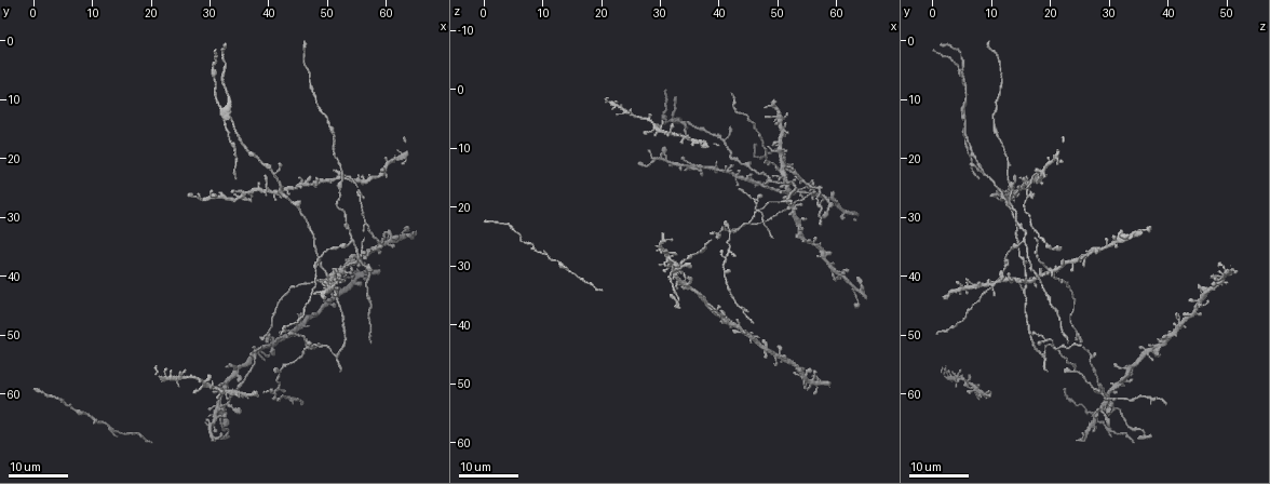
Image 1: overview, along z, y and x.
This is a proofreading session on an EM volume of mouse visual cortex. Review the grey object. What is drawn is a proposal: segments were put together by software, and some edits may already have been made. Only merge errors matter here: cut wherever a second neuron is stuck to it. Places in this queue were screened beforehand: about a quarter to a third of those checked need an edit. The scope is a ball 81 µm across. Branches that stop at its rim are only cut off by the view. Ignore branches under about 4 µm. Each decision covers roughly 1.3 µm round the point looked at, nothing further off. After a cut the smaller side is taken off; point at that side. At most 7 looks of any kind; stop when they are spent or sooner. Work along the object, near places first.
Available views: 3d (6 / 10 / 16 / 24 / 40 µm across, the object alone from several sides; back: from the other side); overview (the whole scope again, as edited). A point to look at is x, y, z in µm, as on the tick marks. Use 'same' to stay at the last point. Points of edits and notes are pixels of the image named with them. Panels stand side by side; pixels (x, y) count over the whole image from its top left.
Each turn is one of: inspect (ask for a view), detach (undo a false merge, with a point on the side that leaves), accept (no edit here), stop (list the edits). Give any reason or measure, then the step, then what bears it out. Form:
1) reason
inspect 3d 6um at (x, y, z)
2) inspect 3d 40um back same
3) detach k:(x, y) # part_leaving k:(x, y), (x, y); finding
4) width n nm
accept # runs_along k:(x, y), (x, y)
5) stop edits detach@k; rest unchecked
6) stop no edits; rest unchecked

sudden change in width
inspect 3d 24um at (41.5, 56.0, 24.0)

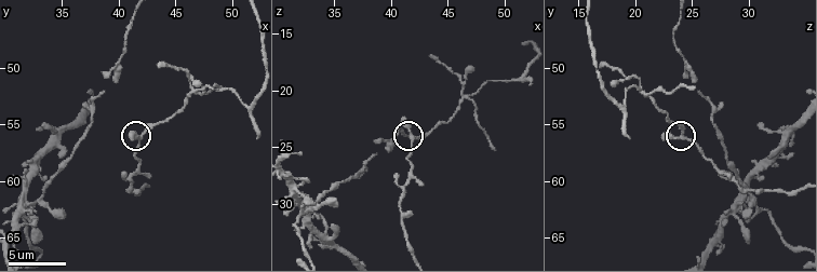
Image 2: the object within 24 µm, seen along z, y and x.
inspect 3d 6um at (41.8, 56.0, 24.0)

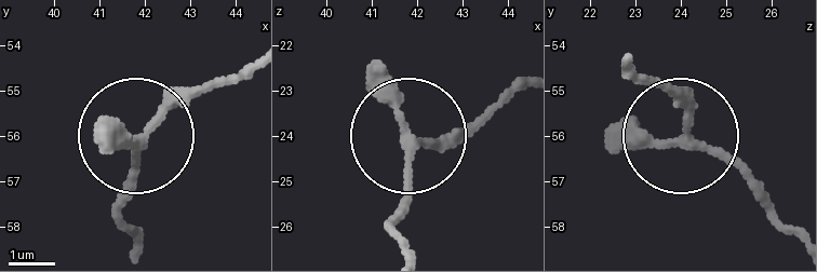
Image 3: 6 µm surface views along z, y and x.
arms 3
accept # runs_along 3:(526, 89), (414, 143), (411, 196), (391, 228); continuous, no second neuron

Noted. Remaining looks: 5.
four-way junction
inspect 3d 10um at (46.4, 51.8, 20.8)

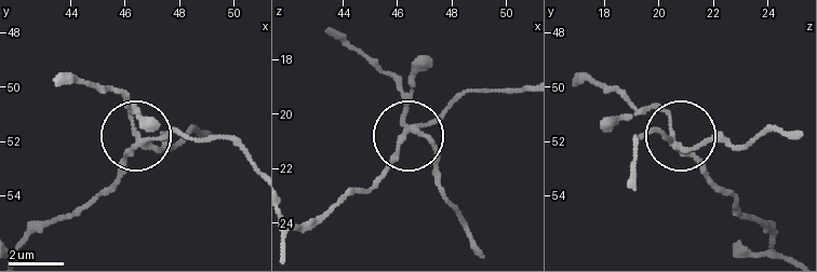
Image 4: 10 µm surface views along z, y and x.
inspect 3d 6um at (46.4, 51.9, 20.5)

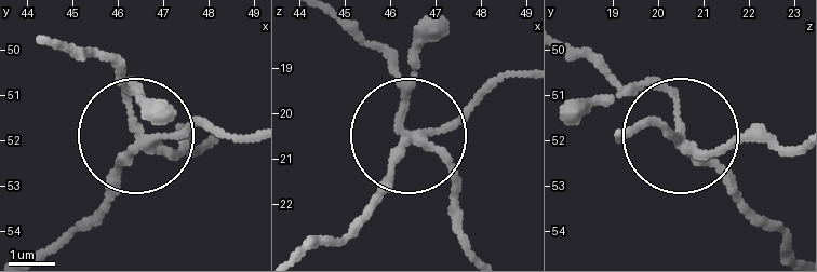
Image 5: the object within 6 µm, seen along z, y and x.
arms 4
detach 5:(130, 78) # part_leaving 5:(138, 140), (126, 86), (92, 55), (57, 48); two neurons meet here

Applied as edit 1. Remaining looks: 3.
redraw
inspect overview

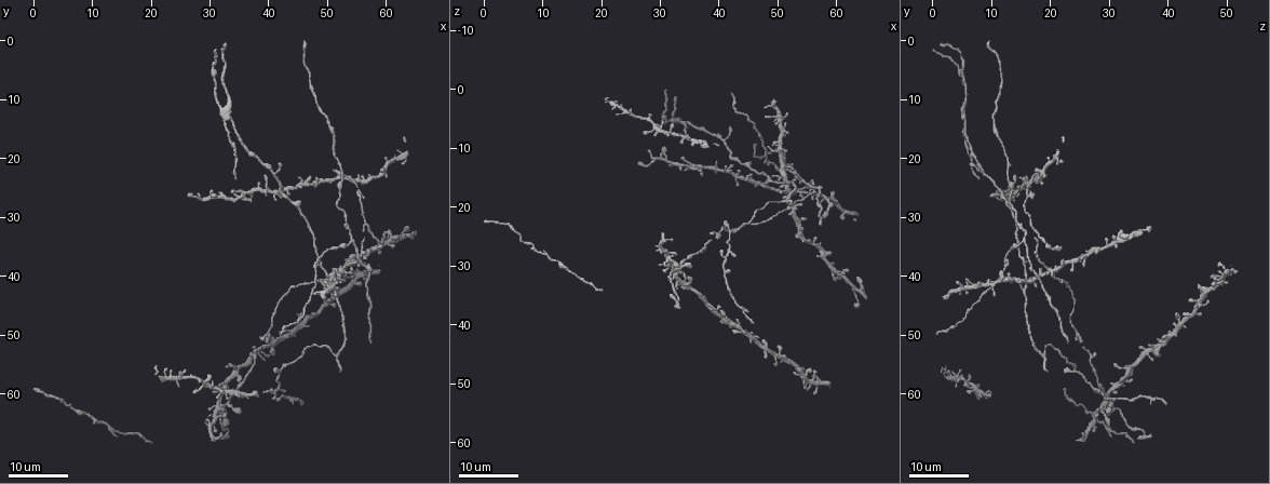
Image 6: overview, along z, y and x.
two arms in line, one across
inspect 3d 24um at (57.0, 32.0, 16.5)

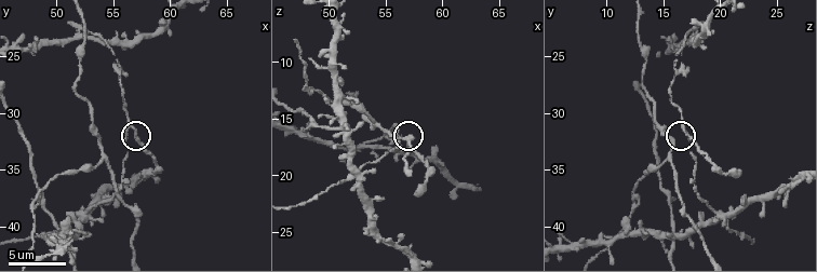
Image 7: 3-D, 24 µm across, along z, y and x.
inspect 3d 10um at (57.0, 31.6, 16.8)

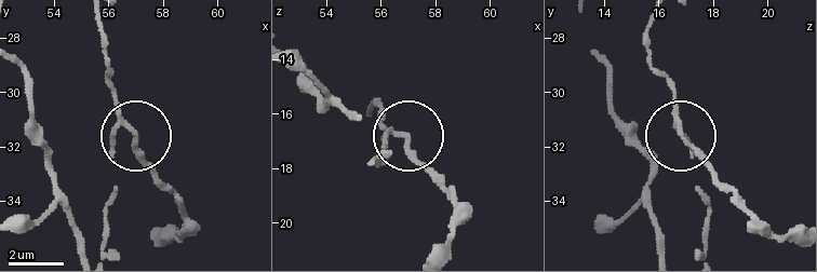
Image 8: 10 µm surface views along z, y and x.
detach 8:(136, 151) # part_leaving 8:(123, 124), (184, 219), (176, 233), (156, 235); two neurons meet here

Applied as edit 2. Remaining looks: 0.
stop edits detach@5, detach@8; rest unchecked

